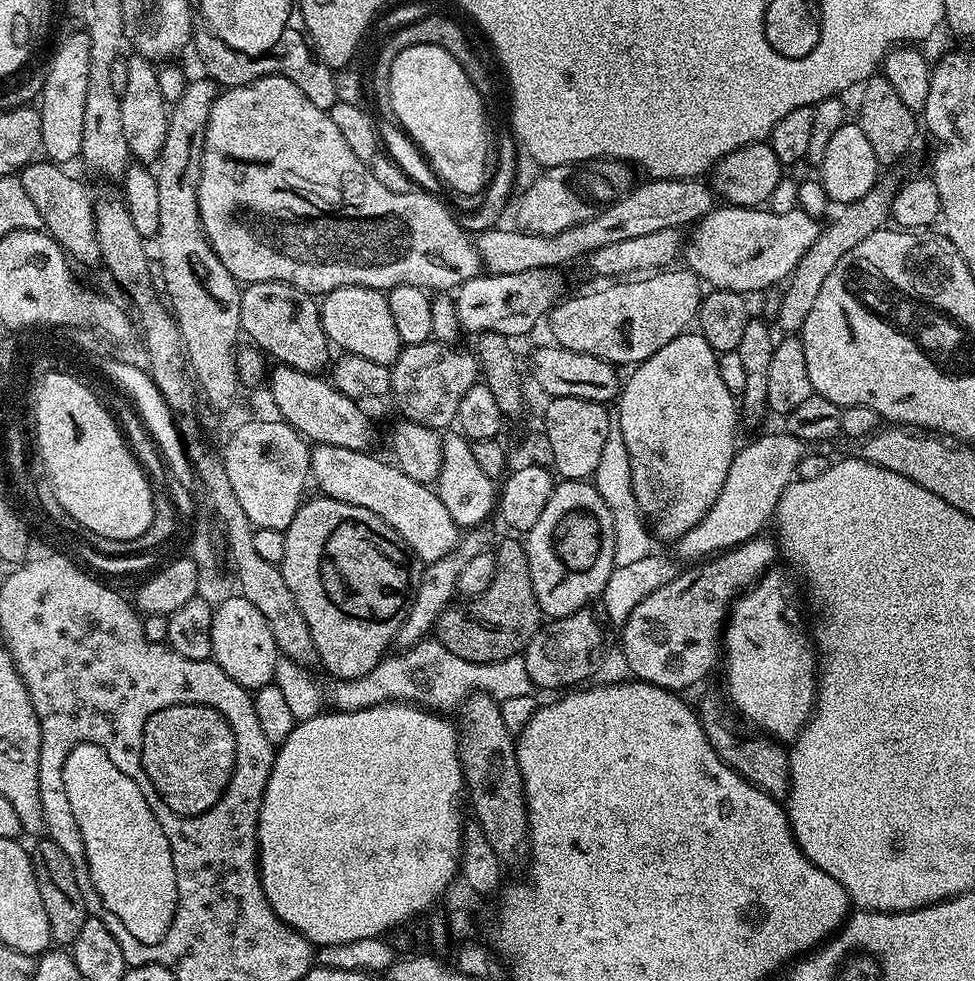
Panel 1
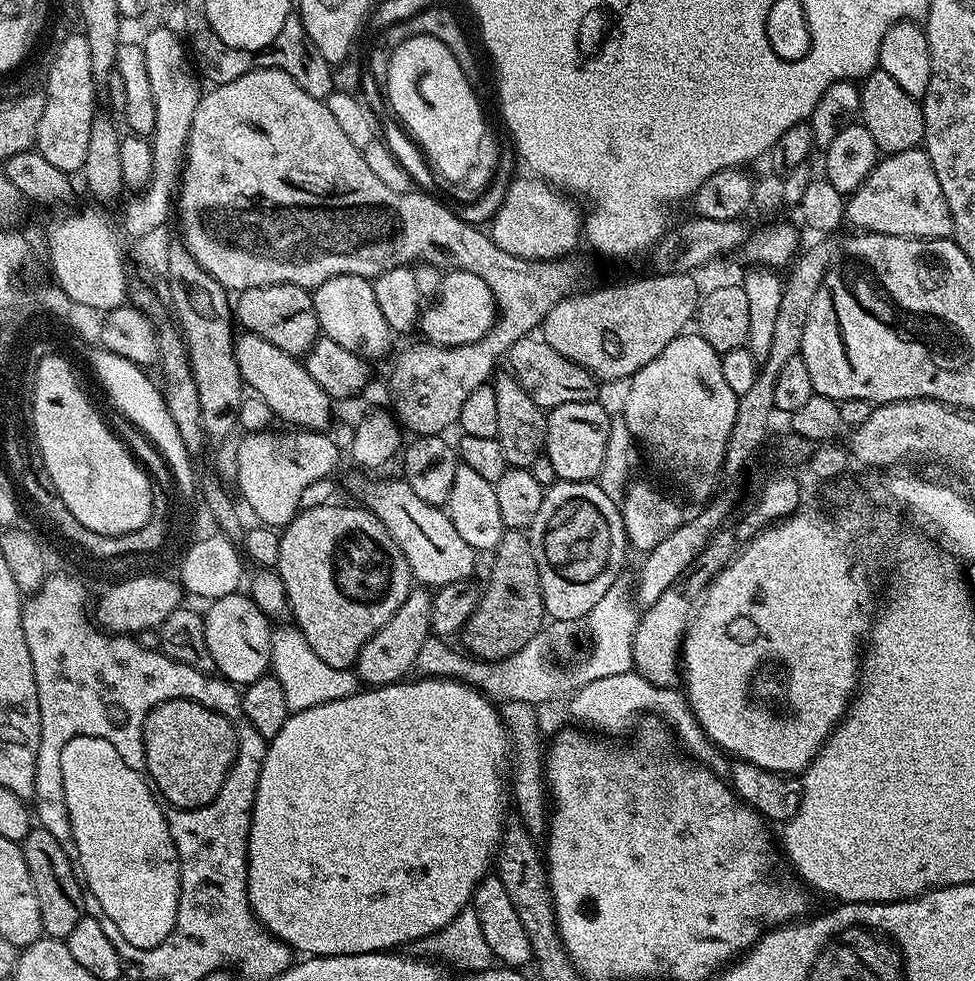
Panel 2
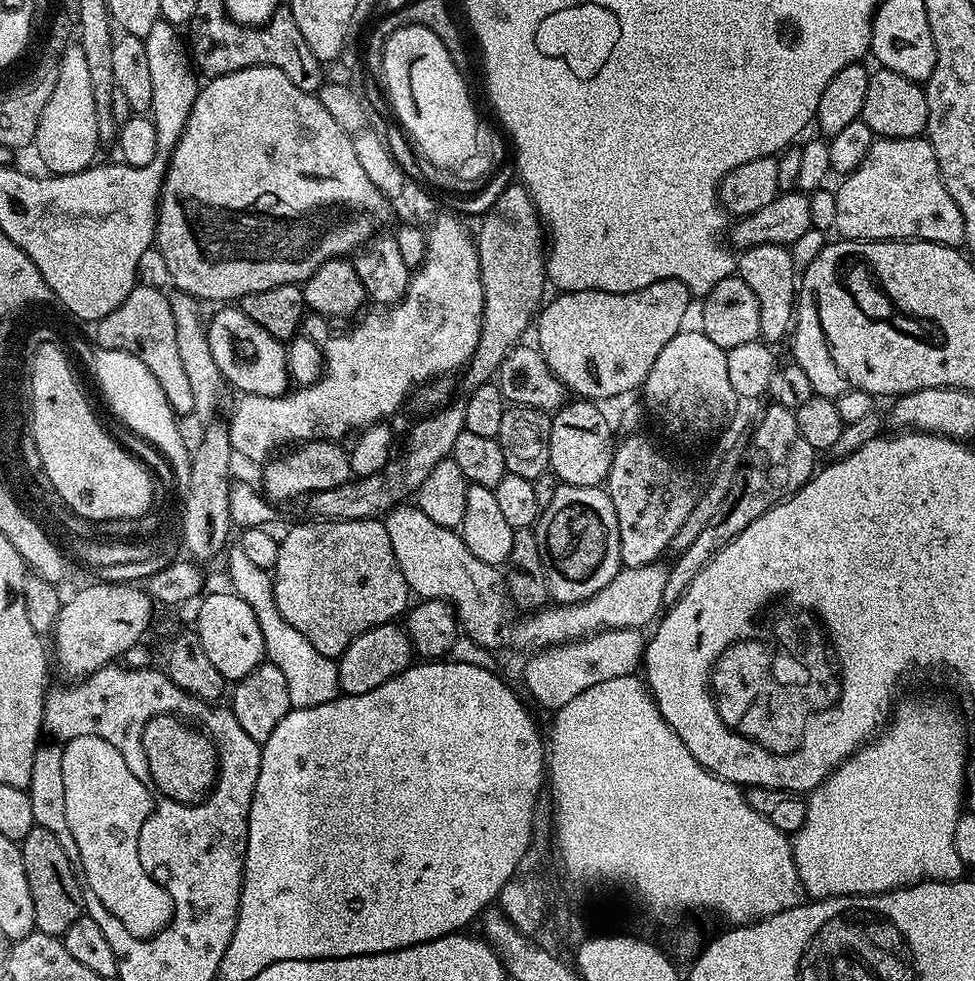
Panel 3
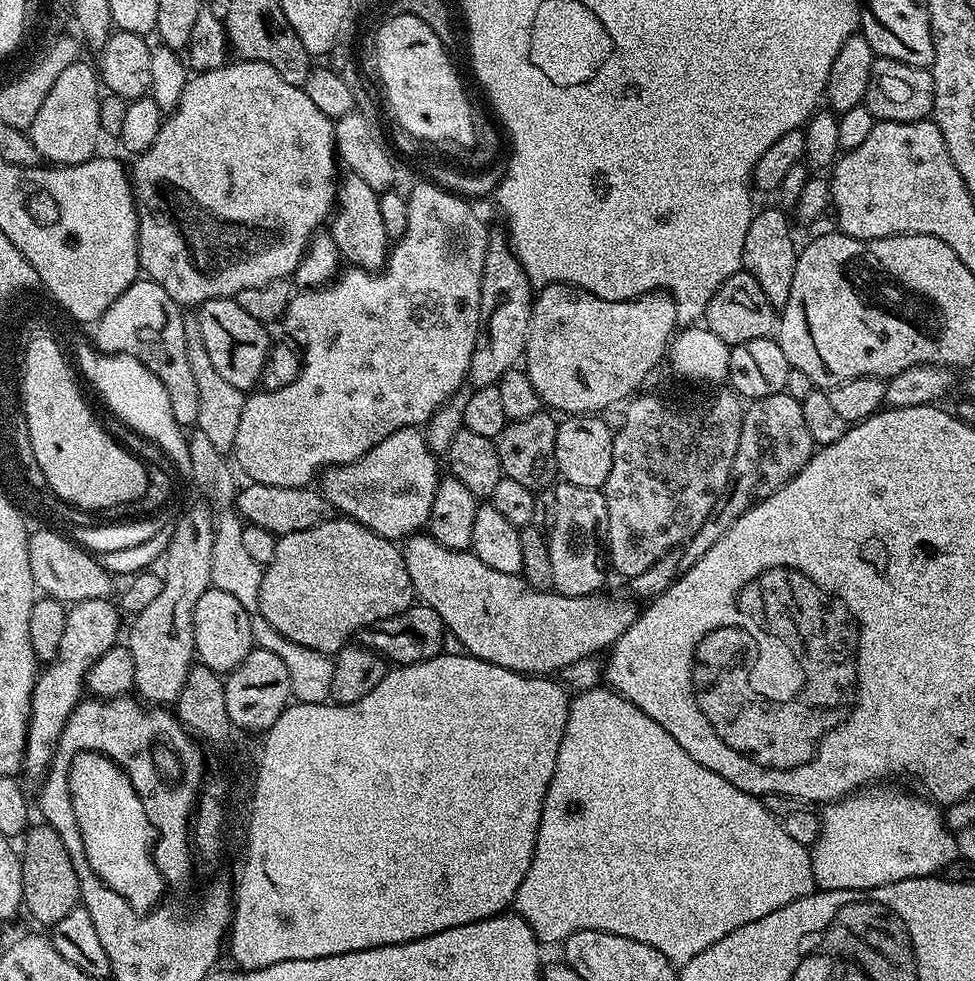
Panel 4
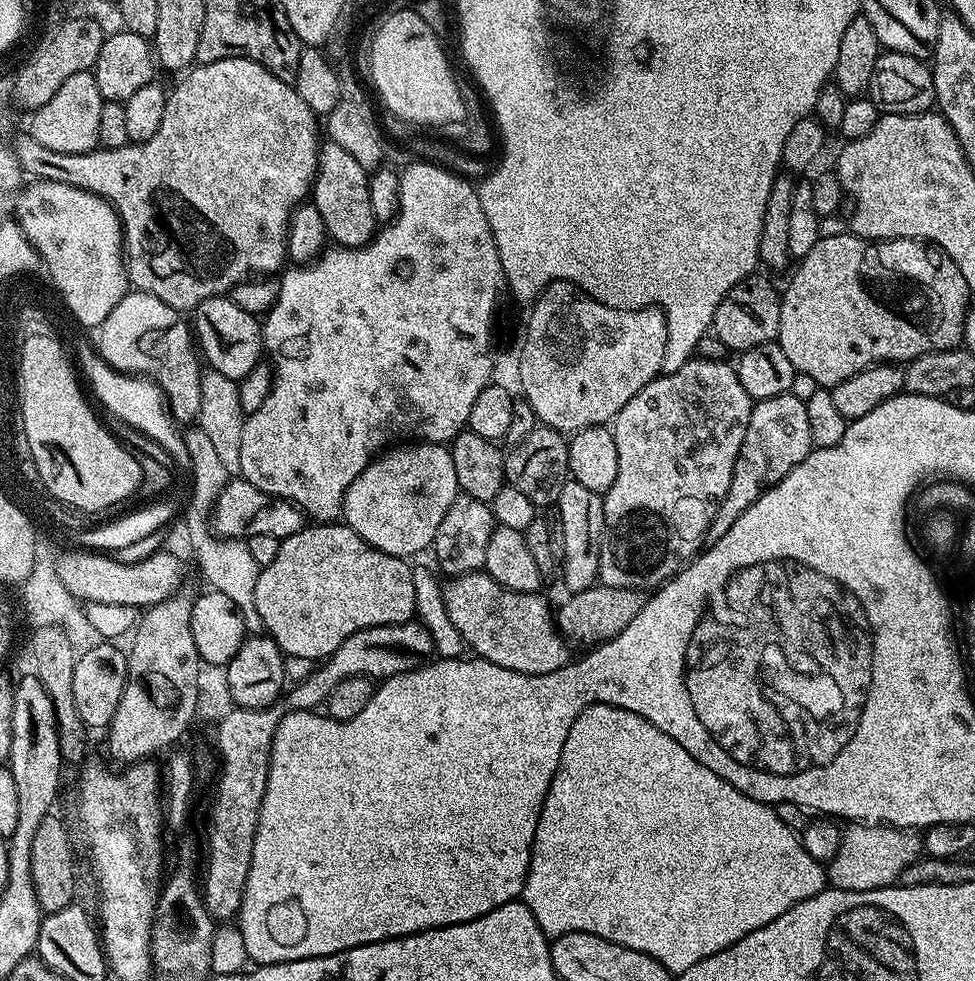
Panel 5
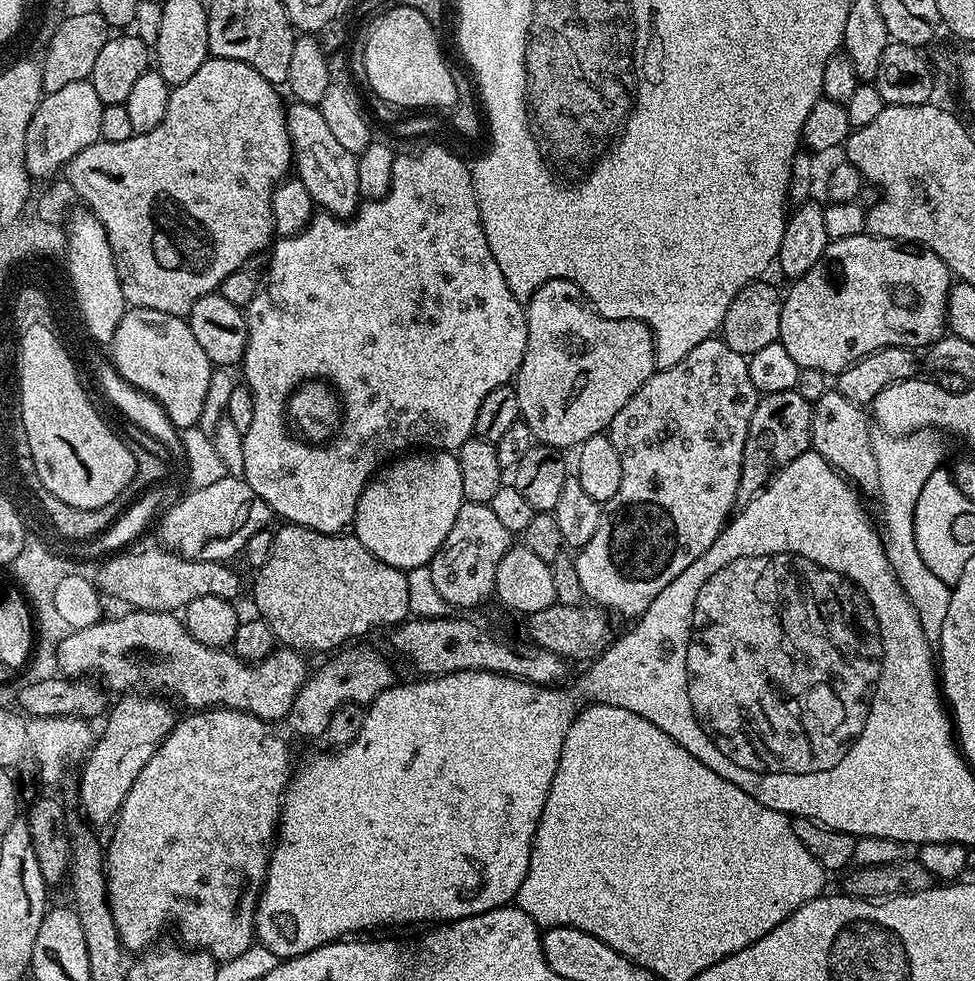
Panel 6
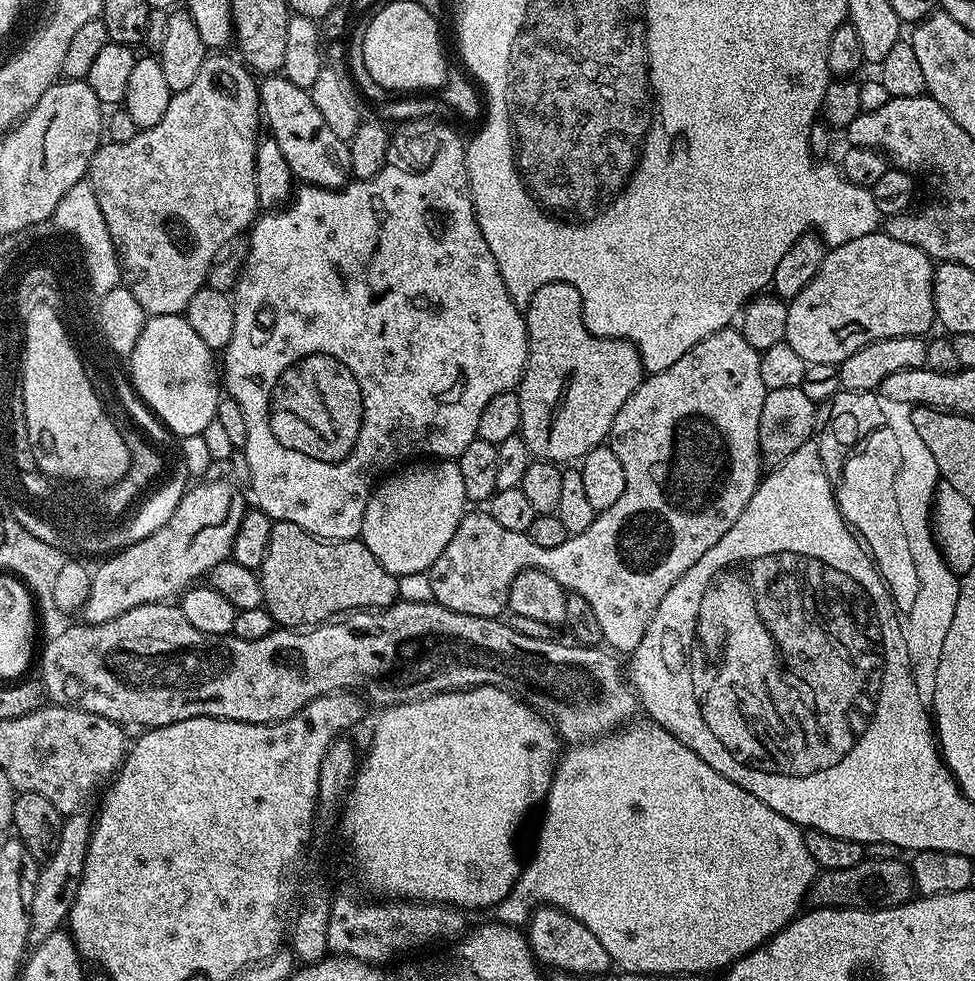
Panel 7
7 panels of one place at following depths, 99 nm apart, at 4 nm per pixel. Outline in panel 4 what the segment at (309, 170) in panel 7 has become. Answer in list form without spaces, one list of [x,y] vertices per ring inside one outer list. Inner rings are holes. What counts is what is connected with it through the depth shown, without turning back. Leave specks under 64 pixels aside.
[[[345,175],[336,189],[336,206],[330,220],[330,233],[337,243],[341,257],[351,267],[362,268],[366,272],[378,272],[388,262],[390,241],[386,226],[382,222],[382,213],[378,210],[380,193],[370,190],[362,178]]]

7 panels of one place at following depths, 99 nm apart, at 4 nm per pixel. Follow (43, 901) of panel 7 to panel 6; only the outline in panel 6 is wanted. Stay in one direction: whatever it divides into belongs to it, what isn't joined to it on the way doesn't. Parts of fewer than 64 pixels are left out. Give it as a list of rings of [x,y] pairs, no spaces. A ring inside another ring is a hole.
[[[124,694],[117,700],[120,701],[111,705],[103,721],[104,729],[101,732],[99,729],[92,751],[79,769],[78,808],[84,820],[92,826],[111,825],[115,821],[130,786],[134,786],[134,778],[138,778],[138,774],[142,774],[142,766],[154,758],[158,746],[162,746],[178,719],[177,713],[172,713],[172,708],[168,705],[171,703],[156,694]]]

